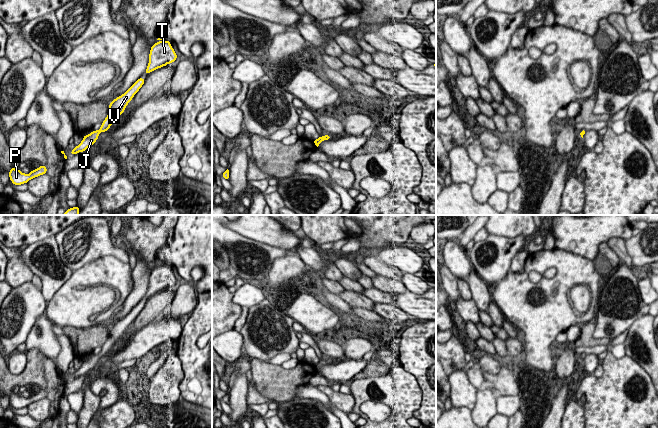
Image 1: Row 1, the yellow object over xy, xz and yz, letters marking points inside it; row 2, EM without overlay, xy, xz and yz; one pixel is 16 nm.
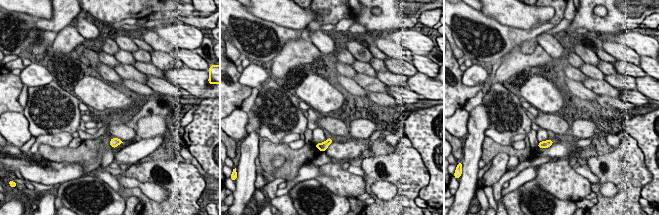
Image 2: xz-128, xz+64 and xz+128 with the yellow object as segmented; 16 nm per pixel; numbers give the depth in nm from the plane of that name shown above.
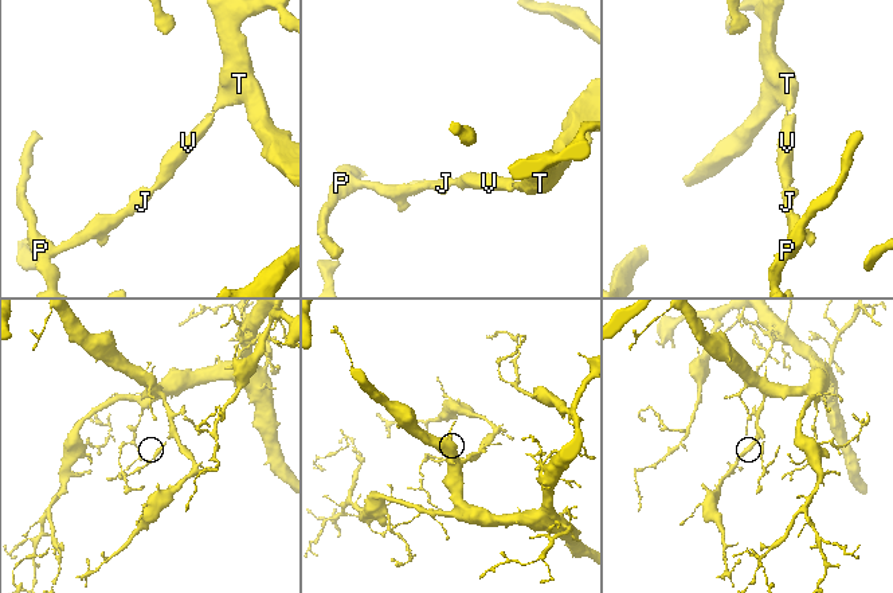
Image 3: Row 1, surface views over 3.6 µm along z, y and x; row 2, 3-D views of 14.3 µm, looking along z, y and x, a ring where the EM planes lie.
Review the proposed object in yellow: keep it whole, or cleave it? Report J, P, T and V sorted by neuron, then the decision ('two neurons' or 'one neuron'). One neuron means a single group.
J P T V | one neuron

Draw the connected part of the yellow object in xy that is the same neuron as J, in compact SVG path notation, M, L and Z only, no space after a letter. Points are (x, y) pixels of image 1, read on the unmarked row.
M139 302L130 313L128 313L123 319L117 321L109 328L109 337L105 344L102 346L102 350L98 355L93 354L92 357L83 361L82 366L71 374L71 378L75 379L79 376L86 375L86 373L93 369L101 356L109 354L109 351L115 347L115 343L119 341L125 334L125 331L132 324L133 320L139 315L145 306L145 302Z

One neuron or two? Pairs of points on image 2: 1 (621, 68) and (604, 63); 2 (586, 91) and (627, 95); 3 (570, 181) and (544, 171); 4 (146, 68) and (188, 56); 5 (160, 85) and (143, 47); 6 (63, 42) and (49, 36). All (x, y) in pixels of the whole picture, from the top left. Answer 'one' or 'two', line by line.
1: one
2: one
3: one
4: two
5: one
6: two

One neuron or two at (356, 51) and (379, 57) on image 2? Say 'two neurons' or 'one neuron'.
one neuron

